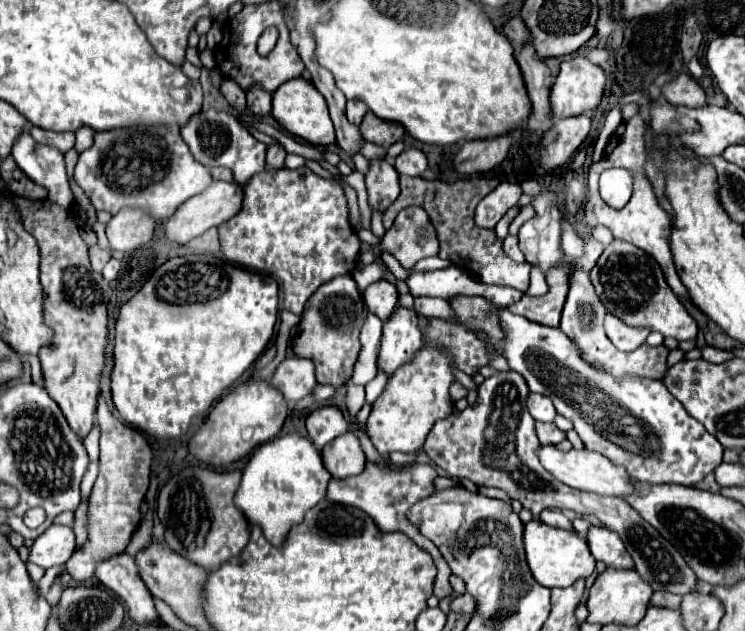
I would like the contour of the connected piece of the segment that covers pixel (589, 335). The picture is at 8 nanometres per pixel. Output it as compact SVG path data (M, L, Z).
M571 266L569 270L569 292L567 292L567 300L565 300L565 308L563 308L563 316L561 316L561 330L577 344L577 348L581 350L583 358L589 358L589 362L593 362L595 366L601 366L605 370L609 370L609 374L613 376L625 376L625 374L637 374L637 376L647 376L647 378L657 378L661 380L665 370L667 370L667 350L663 346L657 348L649 348L649 346L641 346L633 352L621 352L617 350L609 338L605 336L603 330L603 318L605 318L605 306L601 306L601 300L597 298L593 284L589 280L589 272L581 270L579 266Z

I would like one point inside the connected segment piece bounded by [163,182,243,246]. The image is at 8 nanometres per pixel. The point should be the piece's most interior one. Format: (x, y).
(218, 203)

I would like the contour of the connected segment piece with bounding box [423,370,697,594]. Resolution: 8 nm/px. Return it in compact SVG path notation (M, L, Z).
M513 370L495 372L479 386L479 396L471 410L457 414L451 412L447 418L435 422L423 446L427 456L455 480L467 478L479 486L495 486L505 490L535 516L543 510L573 510L579 514L593 514L601 524L617 530L635 562L635 570L653 586L653 590L663 588L675 594L687 594L689 590L695 590L697 578L681 554L677 554L675 546L661 538L661 534L637 512L633 512L623 498L569 488L563 482L557 482L537 462L535 450L539 446L539 438L535 434L535 420L527 410L527 396L529 388L521 374Z

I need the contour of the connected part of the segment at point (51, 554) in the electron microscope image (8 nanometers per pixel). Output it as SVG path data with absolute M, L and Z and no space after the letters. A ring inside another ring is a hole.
M49 526L29 548L29 562L51 568L63 566L75 550L75 534L69 526Z

